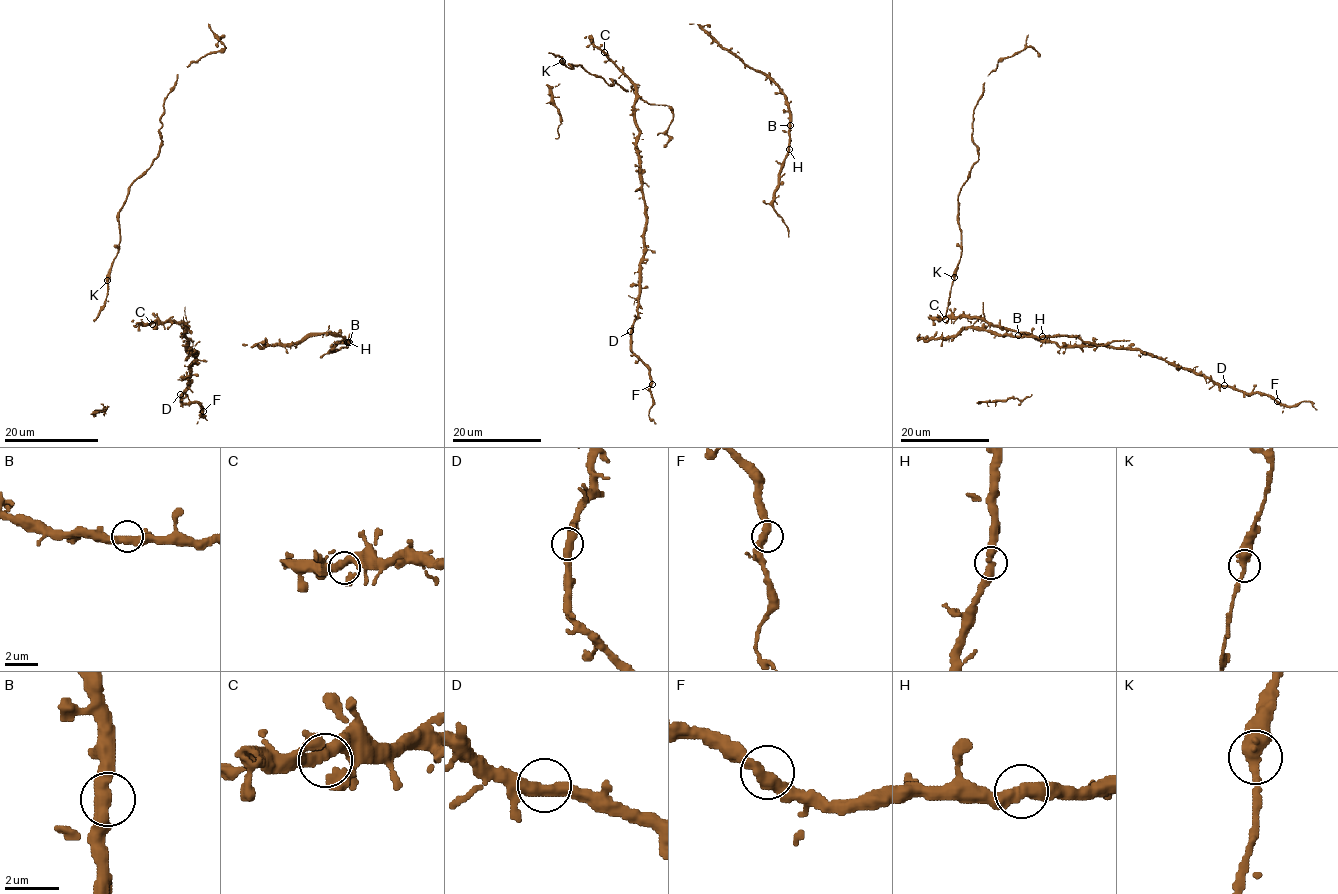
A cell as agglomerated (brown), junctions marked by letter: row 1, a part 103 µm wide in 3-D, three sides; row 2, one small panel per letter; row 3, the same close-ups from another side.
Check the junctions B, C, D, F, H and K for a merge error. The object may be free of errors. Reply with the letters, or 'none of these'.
none of these

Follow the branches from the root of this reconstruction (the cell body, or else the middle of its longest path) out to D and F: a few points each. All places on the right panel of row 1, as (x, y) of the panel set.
D: (947, 317), (978, 317), (1047, 339), (1060, 346), (1104, 345), (1142, 350), (1178, 366), (1192, 369), (1224, 385)
F: (947, 317), (978, 317), (1060, 346), (1142, 350), (1222, 385), (1277, 401)

